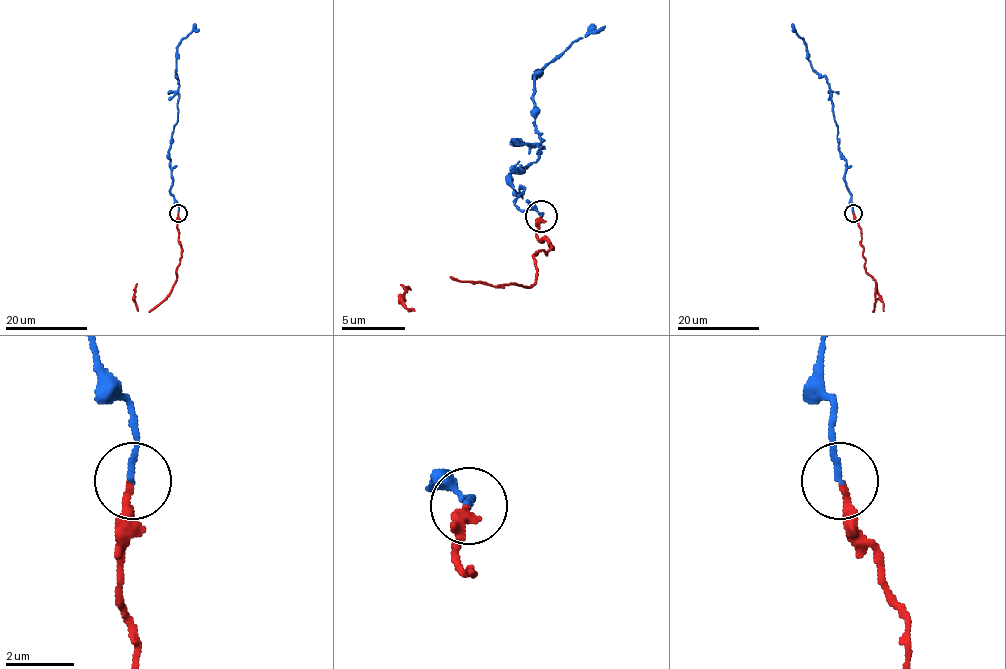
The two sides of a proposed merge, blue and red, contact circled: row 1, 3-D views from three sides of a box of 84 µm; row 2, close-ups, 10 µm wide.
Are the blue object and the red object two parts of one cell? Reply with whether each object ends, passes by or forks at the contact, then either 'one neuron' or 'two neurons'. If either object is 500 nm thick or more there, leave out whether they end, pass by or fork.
blue ends | red ends | two neurons

